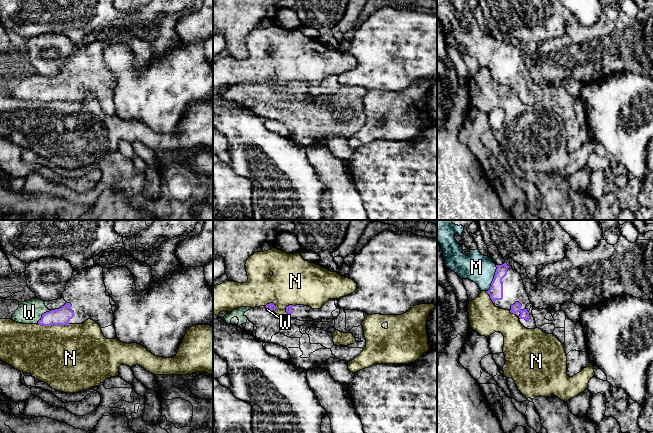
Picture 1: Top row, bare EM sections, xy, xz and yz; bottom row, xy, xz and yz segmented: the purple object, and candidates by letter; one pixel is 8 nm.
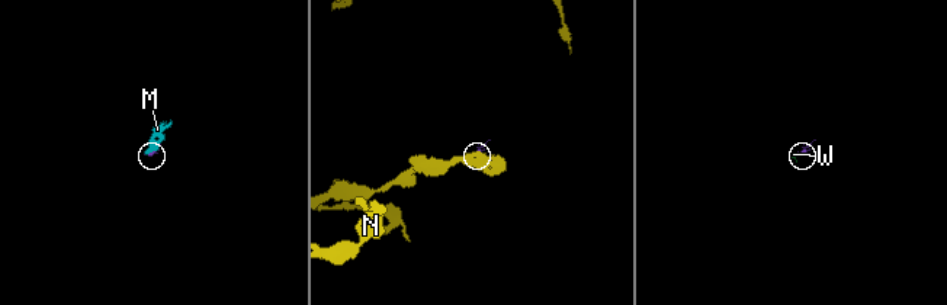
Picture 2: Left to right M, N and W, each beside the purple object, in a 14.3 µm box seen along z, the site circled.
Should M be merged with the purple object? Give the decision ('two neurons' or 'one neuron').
one neuron

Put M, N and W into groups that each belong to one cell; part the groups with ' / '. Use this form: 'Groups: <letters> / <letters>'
Groups: M W / N

